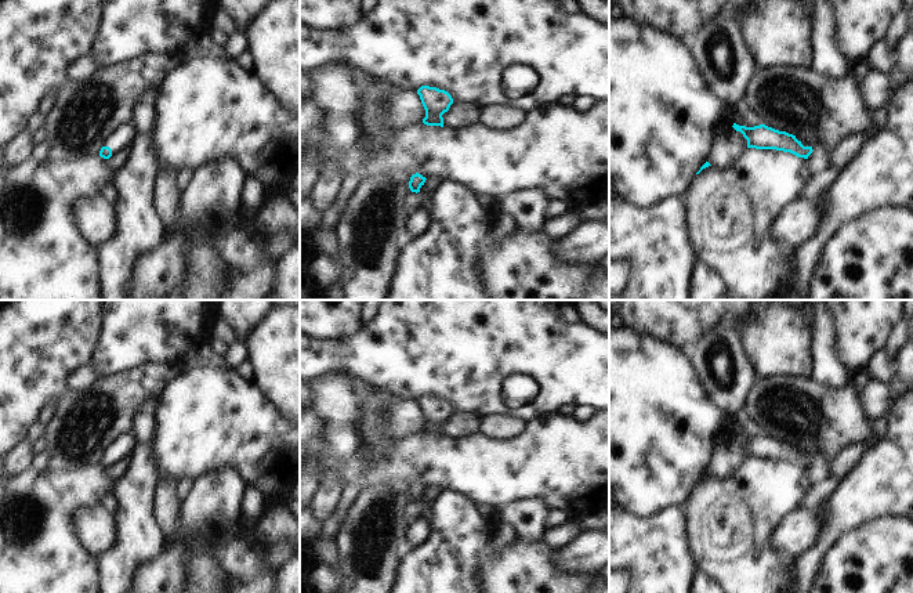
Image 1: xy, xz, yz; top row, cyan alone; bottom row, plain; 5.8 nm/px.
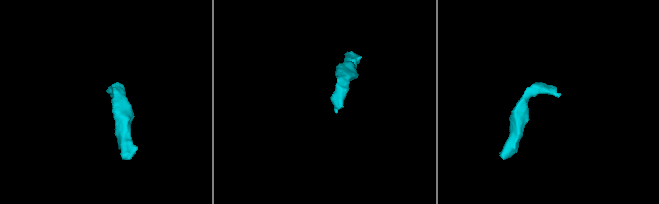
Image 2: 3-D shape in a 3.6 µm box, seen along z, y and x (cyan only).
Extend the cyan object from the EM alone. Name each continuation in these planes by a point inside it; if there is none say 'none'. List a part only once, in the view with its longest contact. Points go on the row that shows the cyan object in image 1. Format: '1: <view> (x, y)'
1: xy (123, 134)

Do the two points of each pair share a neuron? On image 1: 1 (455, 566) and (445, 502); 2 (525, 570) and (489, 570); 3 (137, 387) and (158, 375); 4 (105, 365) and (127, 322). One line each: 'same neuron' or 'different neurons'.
1: same neuron
2: same neuron
3: same neuron
4: same neuron

